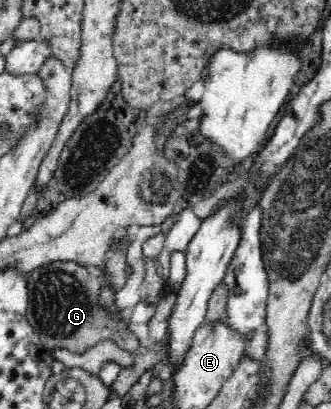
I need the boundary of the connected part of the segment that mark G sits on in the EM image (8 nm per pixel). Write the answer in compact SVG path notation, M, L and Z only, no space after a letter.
M121 247L106 261L107 275L104 273L103 277L88 268L67 261L47 263L27 274L29 304L26 318L41 343L50 351L56 347L67 347L69 352L83 354L102 340L112 340L129 353L142 350L135 334L122 332L121 324L113 322L107 312L97 306L103 281L113 281L119 289L125 286L127 249L128 247Z

